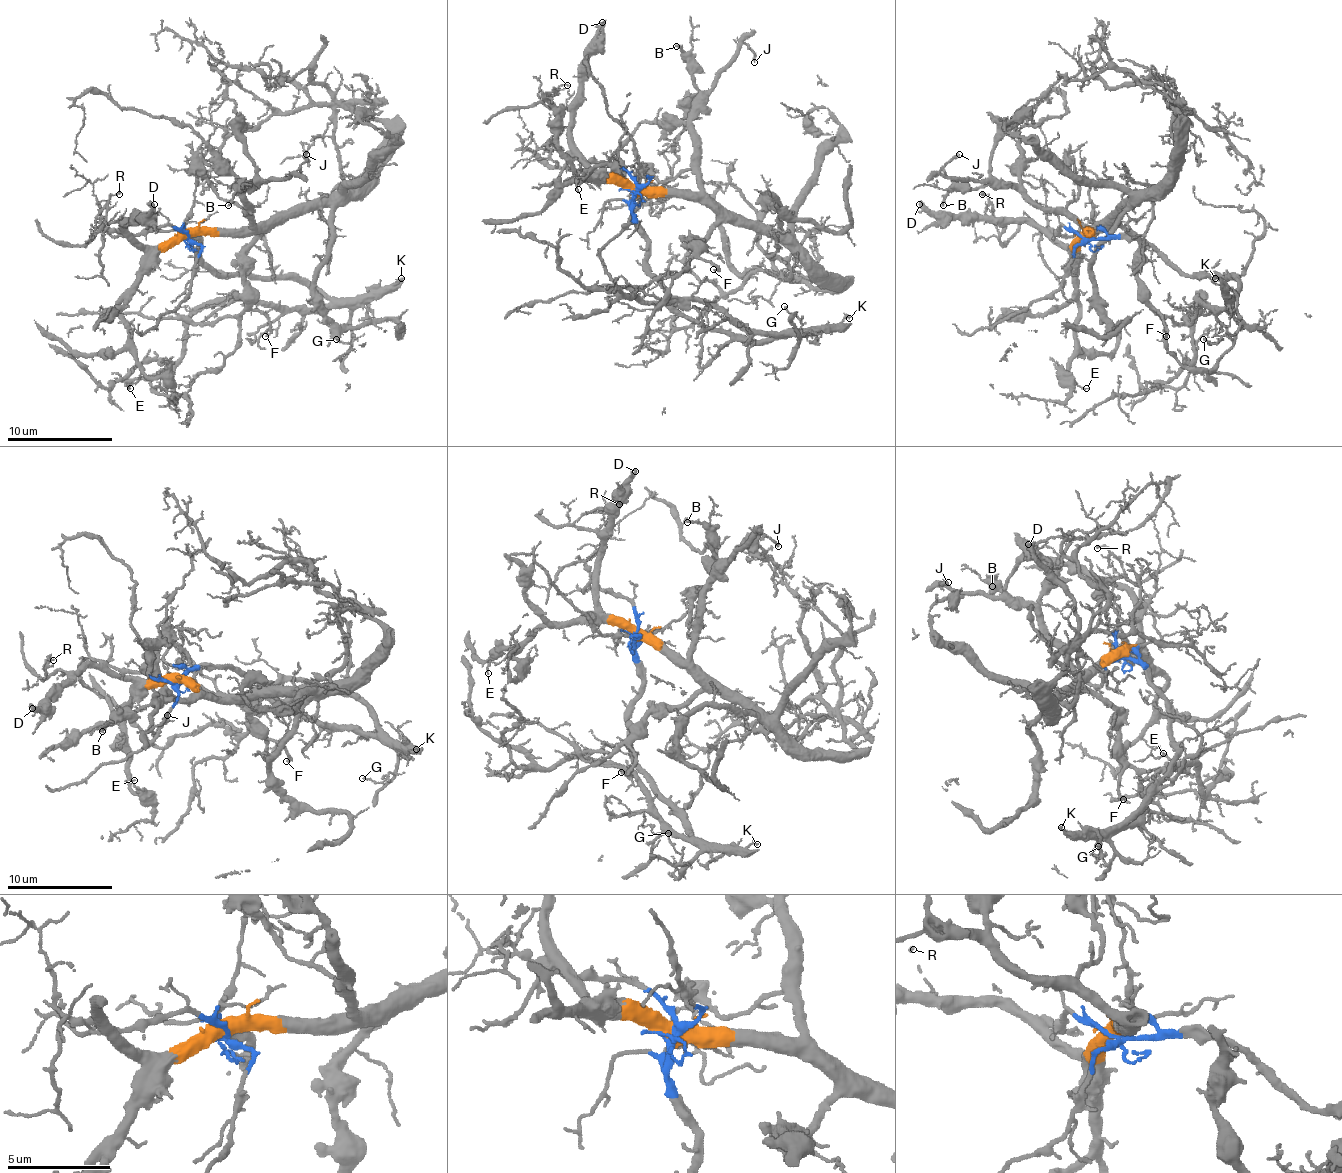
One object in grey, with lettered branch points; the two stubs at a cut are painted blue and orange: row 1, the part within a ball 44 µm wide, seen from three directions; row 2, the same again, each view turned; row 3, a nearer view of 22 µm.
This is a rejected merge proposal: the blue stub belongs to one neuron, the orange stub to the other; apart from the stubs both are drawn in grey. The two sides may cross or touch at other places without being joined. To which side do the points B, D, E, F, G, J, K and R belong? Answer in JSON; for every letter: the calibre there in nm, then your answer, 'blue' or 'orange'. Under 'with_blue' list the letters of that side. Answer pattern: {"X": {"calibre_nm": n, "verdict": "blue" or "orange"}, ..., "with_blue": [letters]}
{"B": {"calibre_nm": 170, "verdict": "orange"}, "D": {"calibre_nm": 420, "verdict": "orange"}, "E": {"calibre_nm": 130, "verdict": "orange"}, "F": {"calibre_nm": 180, "verdict": "orange"}, "G": {"calibre_nm": 130, "verdict": "blue"}, "J": {"calibre_nm": 170, "verdict": "orange"}, "K": {"calibre_nm": 160, "verdict": "blue"}, "R": {"calibre_nm": 100, "verdict": "orange"}, "with_blue": ["G", "K"]}

